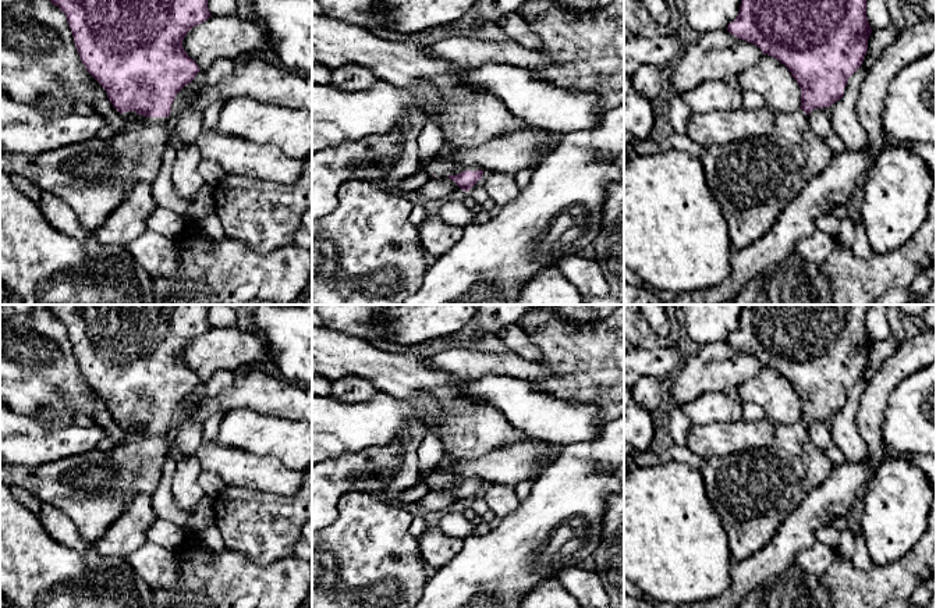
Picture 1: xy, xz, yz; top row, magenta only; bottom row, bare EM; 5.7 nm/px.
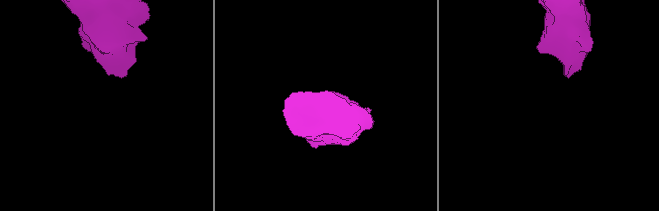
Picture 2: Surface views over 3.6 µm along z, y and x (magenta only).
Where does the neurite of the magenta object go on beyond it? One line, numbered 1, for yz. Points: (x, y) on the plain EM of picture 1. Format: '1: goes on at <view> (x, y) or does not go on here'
1: goes on at yz (752, 491)

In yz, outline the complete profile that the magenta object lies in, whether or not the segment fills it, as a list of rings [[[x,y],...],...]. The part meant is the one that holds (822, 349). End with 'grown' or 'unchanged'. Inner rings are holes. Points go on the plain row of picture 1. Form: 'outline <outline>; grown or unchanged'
outline [[[744,305],[740,324],[728,335],[727,342],[738,351],[754,355],[763,366],[777,370],[787,378],[801,399],[801,420],[795,424],[779,424],[776,441],[769,448],[713,456],[701,463],[706,494],[728,536],[733,562],[745,561],[762,550],[773,538],[780,523],[832,473],[833,465],[811,441],[808,426],[815,420],[827,420],[840,412],[848,390],[864,374],[872,345],[866,328],[868,309],[869,305]]]; grown

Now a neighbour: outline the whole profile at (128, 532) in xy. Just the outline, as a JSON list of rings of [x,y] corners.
[[[138,494],[95,544],[104,557],[127,558],[148,543],[146,533],[156,520],[149,494]]]

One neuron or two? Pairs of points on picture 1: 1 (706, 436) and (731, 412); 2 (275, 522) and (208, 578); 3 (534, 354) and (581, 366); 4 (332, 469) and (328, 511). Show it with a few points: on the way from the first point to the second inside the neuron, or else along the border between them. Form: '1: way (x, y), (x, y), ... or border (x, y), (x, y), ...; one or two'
1: border (743, 419), (694, 425); two
2: border (226, 546), (238, 550), (259, 565), (270, 564); two
3: border (521, 329), (538, 348), (541, 354), (538, 362); two
4: way (333, 479), (328, 486), (328, 501); one

